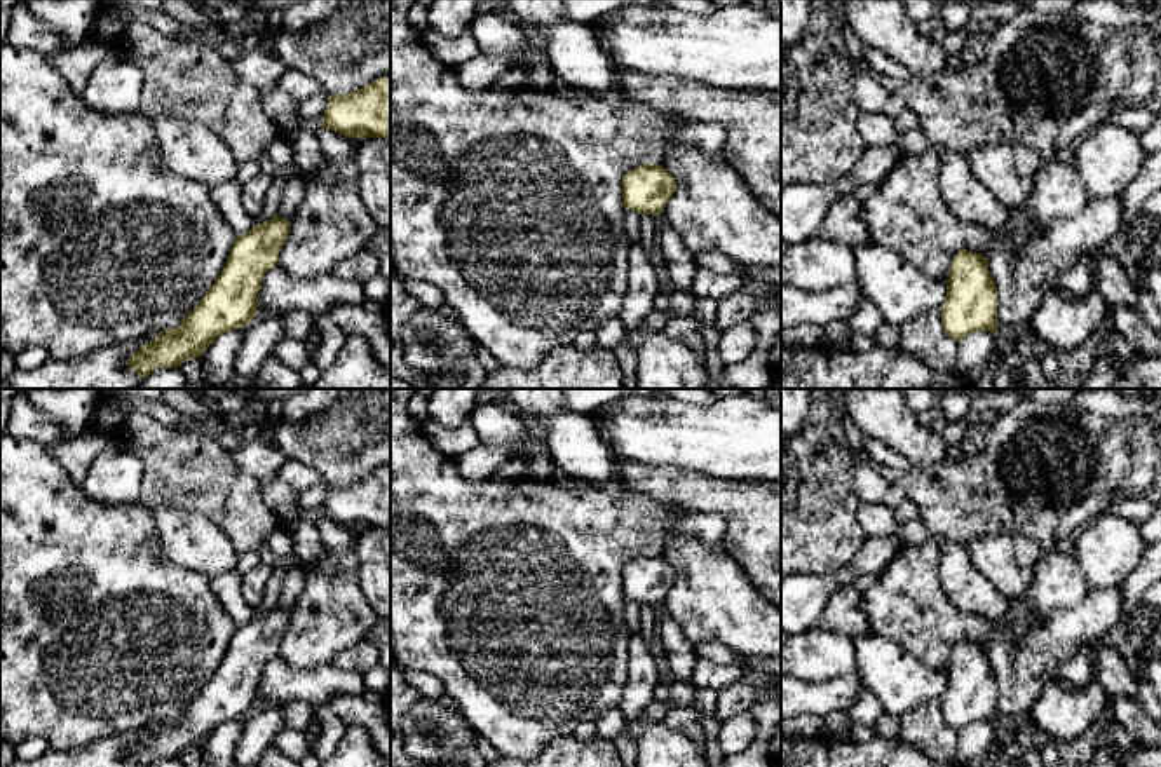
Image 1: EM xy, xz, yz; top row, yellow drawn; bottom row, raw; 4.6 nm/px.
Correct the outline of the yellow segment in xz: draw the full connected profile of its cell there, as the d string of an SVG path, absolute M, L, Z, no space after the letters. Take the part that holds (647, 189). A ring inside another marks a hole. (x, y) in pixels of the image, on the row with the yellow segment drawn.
M642 164L624 174L622 204L638 214L657 216L676 190L673 176L661 164Z

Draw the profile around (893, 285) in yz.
M872 242L854 248L854 256L863 296L880 310L884 322L900 328L945 303L947 281L924 275L898 253Z

